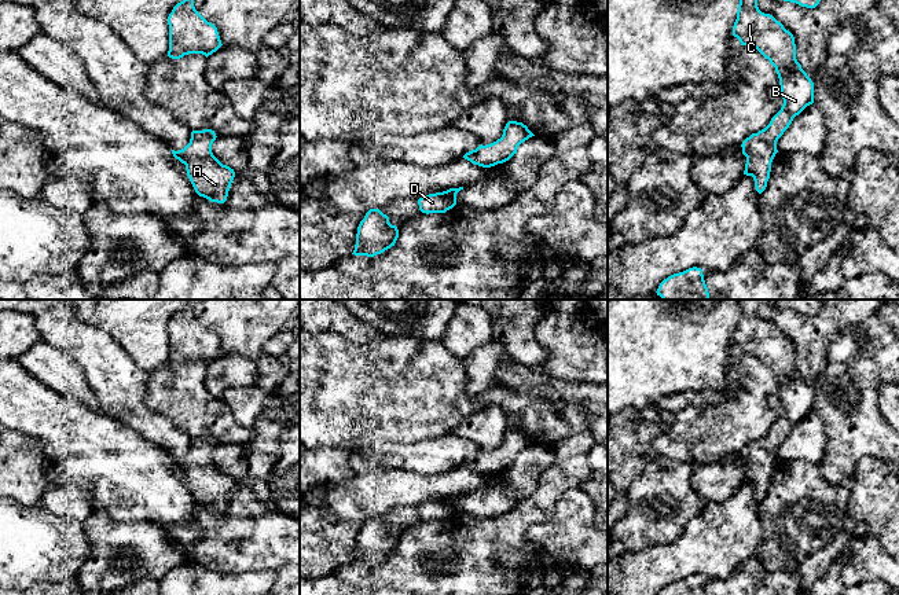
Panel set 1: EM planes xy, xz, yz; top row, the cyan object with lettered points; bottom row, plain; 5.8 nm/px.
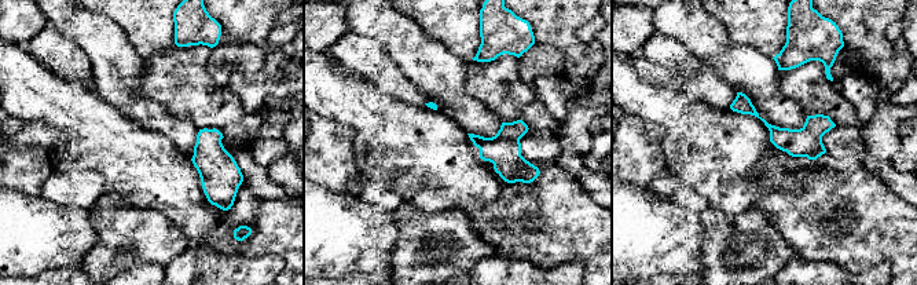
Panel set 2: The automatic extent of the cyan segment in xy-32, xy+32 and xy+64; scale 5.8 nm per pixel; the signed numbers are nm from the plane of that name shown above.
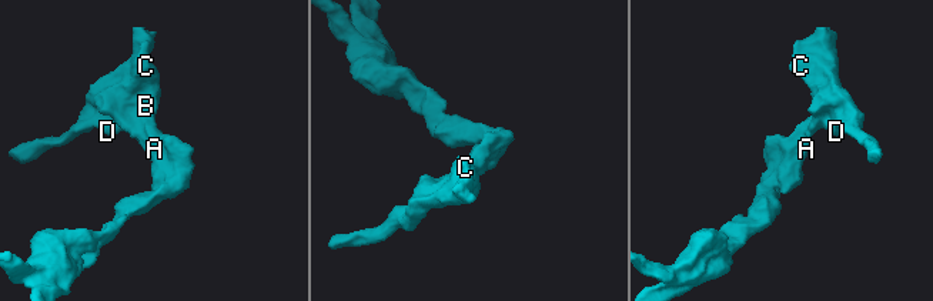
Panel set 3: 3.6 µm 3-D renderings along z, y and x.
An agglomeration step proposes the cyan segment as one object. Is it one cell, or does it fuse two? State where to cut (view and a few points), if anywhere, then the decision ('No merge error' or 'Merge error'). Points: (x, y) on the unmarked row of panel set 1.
No split. No merge error

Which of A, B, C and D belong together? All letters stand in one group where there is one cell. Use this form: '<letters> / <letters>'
A B C D

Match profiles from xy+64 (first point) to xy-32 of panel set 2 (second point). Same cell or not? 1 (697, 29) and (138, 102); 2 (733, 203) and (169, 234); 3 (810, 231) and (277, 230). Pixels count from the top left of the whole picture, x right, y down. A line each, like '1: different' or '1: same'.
1: same
2: different
3: same

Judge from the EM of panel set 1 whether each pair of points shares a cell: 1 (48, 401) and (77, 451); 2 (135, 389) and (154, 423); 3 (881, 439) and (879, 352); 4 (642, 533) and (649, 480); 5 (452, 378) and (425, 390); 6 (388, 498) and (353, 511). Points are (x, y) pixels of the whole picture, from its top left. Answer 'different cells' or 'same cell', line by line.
1: same cell
2: same cell
3: same cell
4: same cell
5: same cell
6: same cell

